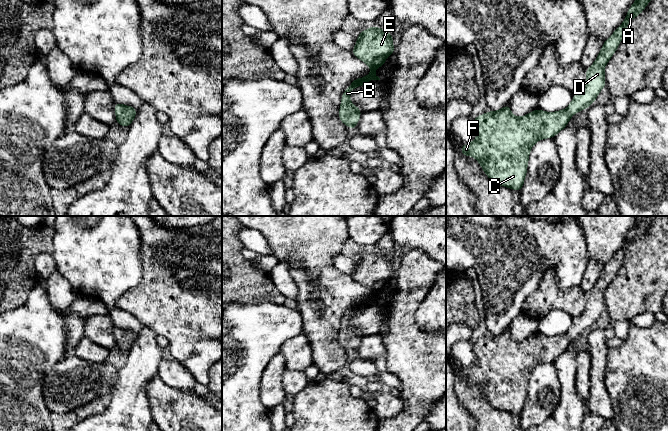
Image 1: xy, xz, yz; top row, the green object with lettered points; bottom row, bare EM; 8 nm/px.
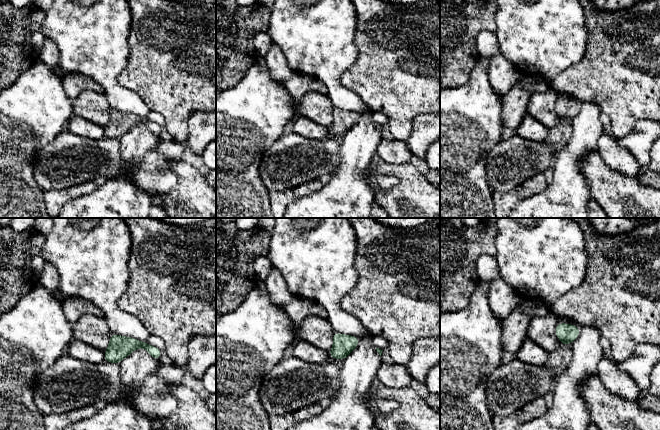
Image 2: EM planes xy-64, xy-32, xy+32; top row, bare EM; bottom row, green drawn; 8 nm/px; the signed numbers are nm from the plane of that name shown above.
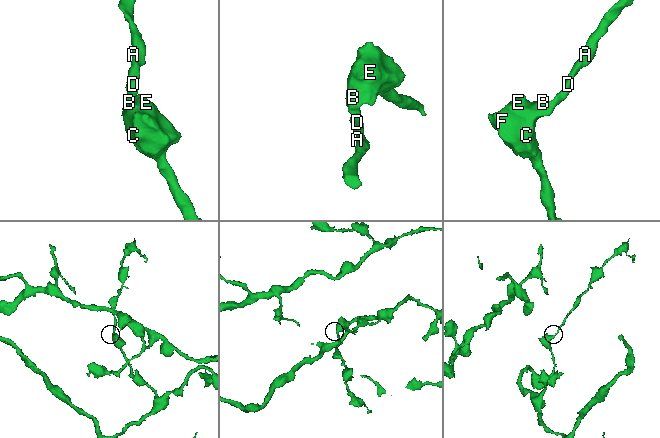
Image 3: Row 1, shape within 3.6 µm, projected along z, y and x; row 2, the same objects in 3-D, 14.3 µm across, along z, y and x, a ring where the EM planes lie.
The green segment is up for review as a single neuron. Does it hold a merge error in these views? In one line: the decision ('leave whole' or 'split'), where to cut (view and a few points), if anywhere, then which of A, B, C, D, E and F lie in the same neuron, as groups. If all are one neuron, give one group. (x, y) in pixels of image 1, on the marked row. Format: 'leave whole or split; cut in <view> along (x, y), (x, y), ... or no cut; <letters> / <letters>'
leave whole; no cut; A B C D E F

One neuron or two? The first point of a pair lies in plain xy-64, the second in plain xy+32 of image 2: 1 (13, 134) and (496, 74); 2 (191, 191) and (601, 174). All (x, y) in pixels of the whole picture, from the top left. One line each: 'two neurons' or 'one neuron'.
1: two neurons
2: one neuron

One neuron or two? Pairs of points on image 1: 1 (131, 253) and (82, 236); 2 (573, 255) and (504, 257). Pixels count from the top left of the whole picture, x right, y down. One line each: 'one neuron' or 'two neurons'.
1: one neuron
2: one neuron

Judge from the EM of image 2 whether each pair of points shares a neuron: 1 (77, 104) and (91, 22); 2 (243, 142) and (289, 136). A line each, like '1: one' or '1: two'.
1: two
2: two

